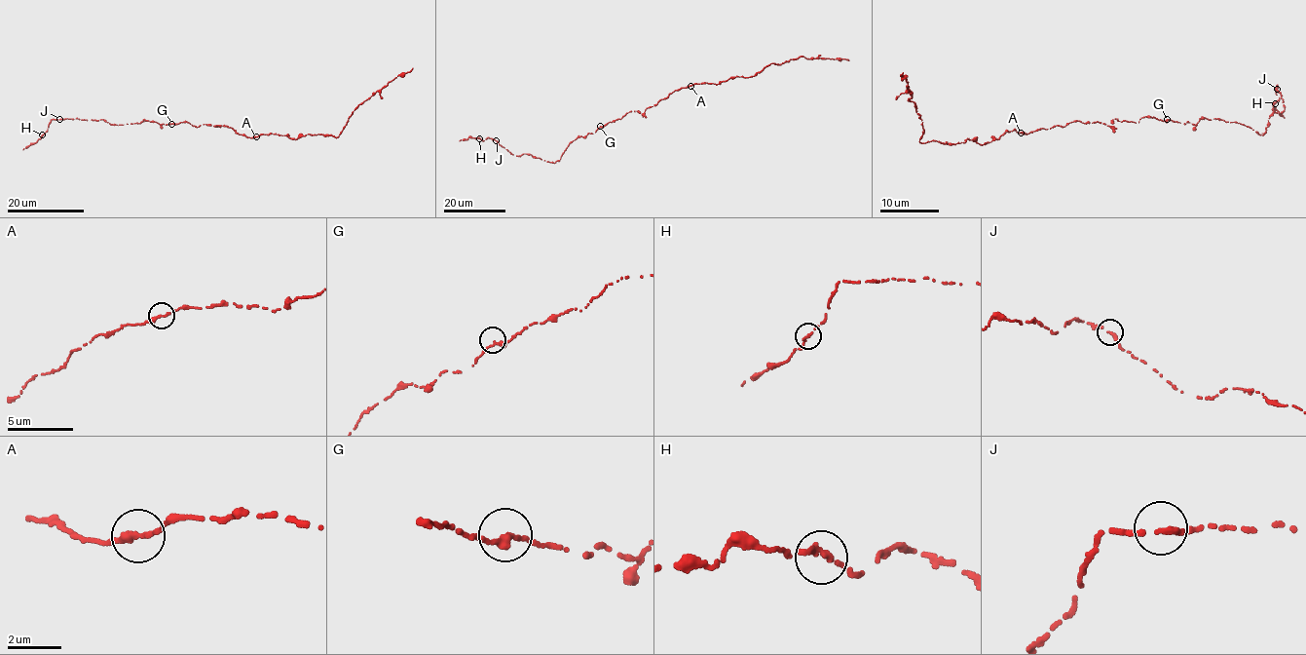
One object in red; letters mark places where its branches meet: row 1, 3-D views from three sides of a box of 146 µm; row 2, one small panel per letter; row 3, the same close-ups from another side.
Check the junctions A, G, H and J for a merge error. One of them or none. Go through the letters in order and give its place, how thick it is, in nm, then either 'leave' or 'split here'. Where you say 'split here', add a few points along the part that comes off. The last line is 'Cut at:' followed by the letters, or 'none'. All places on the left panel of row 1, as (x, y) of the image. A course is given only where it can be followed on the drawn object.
A: place (256, 136); calibre 260 nm; leave
G: place (171, 124); calibre 240 nm; leave
H: place (42, 134); calibre 220 nm; leave
J: place (59, 119); calibre 240 nm; leave
Cut at: none

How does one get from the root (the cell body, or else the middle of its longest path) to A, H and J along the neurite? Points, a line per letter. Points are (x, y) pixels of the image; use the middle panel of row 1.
A: (645, 111), (675, 90), (690, 86)
H: (645, 111), (630, 111), (592, 134), (578, 135), (554, 163), (530, 154), (512, 155), (495, 139), (479, 138)
J: (645, 111), (643, 113), (630, 111), (592, 134), (578, 135), (554, 163), (530, 154), (512, 155), (496, 140)

